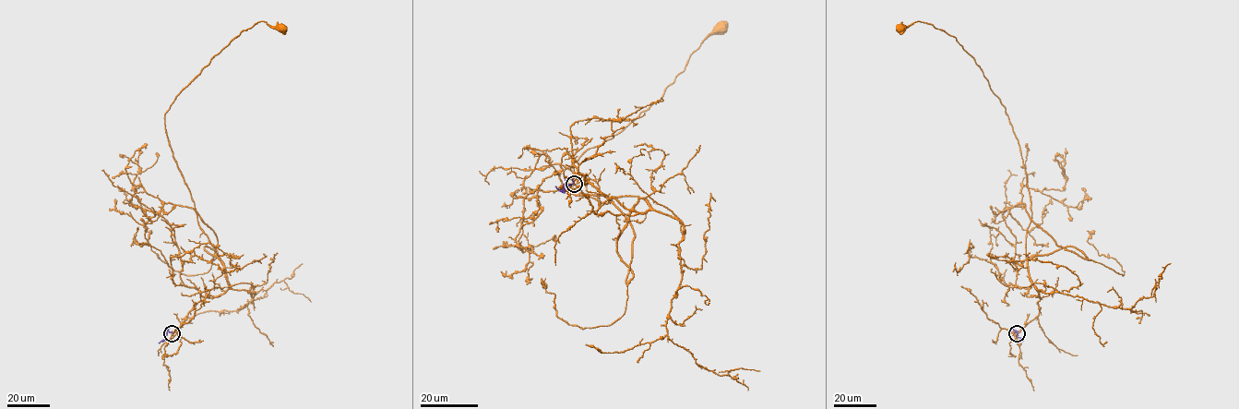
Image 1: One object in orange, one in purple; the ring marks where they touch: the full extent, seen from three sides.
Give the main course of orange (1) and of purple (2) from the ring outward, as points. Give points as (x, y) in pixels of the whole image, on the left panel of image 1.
1: (172, 332), (198, 302), (224, 293), (228, 282), (198, 224), (165, 114), (243, 30), (260, 21), (280, 28)
2: (172, 332), (168, 330), (164, 339), (159, 342)

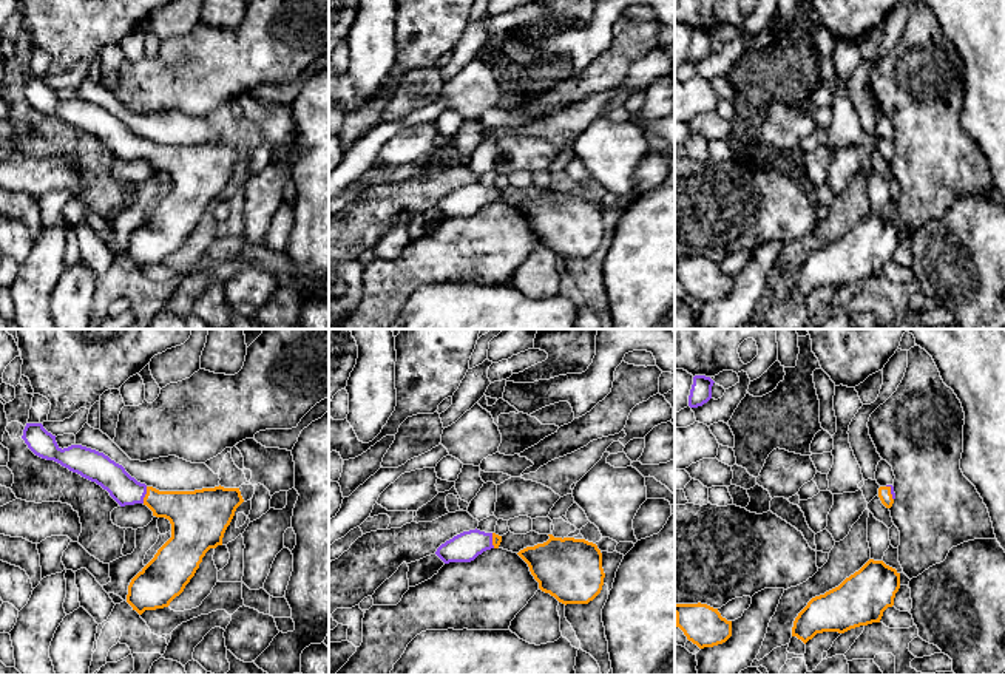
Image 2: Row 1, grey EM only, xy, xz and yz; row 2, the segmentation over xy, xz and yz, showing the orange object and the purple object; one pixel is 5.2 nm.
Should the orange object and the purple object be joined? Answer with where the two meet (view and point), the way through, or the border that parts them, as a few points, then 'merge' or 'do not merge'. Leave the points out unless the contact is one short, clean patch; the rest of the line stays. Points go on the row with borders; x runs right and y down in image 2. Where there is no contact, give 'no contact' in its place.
meets orange in xy at (145, 495); runs through xy (189, 512), (158, 502), (145, 495), (125, 490); merge

